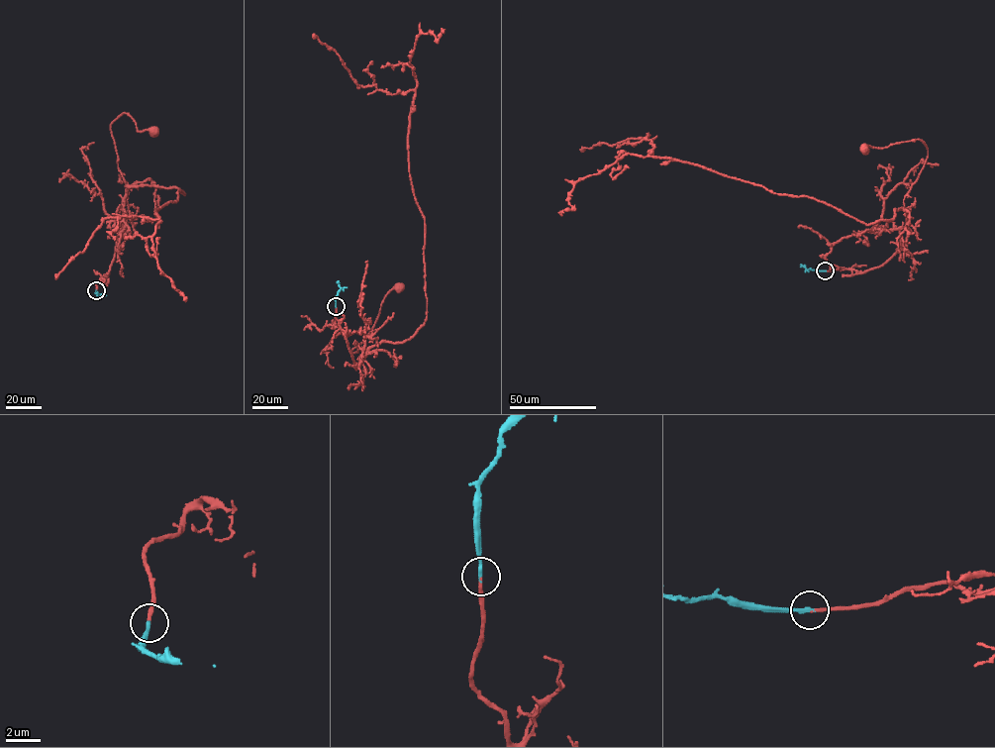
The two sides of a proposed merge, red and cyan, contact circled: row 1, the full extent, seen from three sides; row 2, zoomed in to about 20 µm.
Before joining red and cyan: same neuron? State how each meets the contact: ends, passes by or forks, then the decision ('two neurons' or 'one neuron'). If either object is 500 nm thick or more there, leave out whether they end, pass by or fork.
red ends there; cyan ends there; one neuron

